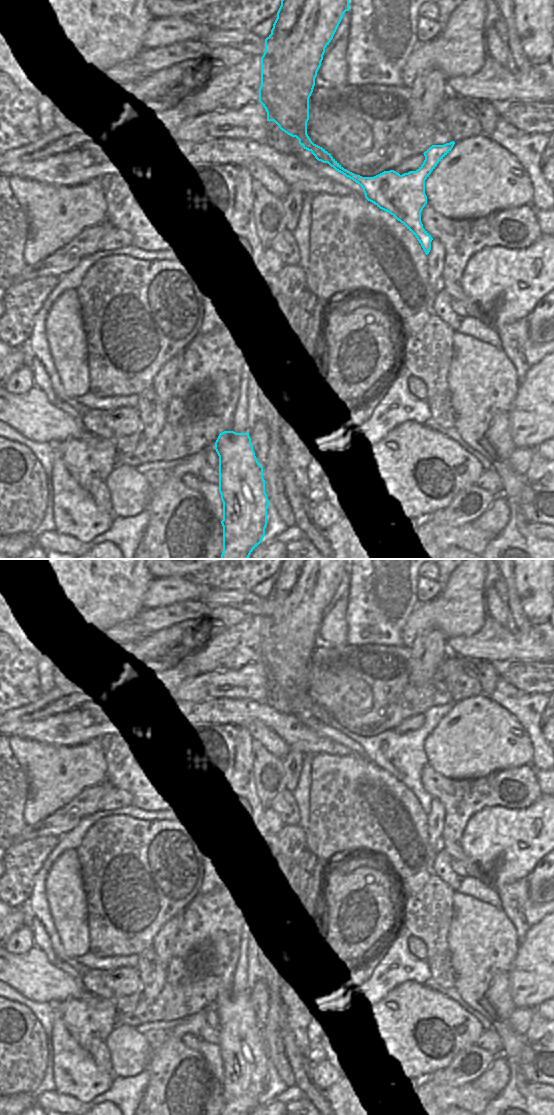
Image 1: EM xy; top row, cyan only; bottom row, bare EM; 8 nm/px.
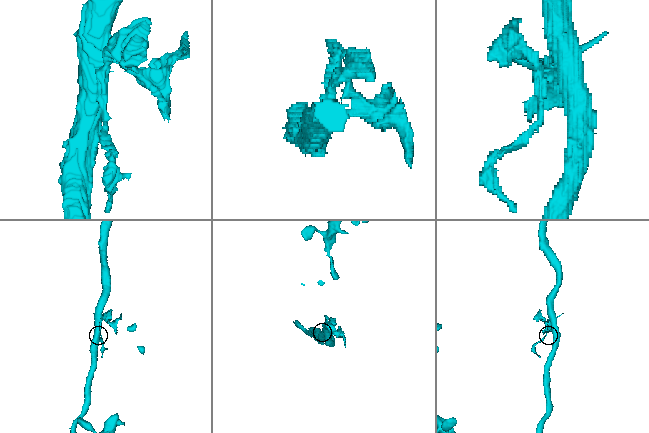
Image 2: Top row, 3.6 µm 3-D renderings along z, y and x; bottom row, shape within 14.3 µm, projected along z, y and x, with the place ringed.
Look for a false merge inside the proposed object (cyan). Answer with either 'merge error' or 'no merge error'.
merge error

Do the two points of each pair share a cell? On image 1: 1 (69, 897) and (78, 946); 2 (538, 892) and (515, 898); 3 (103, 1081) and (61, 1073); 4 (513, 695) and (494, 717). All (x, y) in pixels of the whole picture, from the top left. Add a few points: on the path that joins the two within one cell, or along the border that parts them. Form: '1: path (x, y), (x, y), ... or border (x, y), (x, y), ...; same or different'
1: path (69, 909), (69, 918), (74, 934); same
2: border (528, 877), (528, 896), (534, 902), (543, 903); different
3: path (93, 1081), (86, 1081), (75, 1073), (71, 1073); same
4: border (490, 697), (505, 708), (520, 723); different

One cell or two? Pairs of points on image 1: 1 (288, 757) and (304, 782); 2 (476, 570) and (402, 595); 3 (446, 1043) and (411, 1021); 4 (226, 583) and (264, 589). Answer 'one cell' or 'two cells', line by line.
1: two cells
2: two cells
3: one cell
4: two cells

